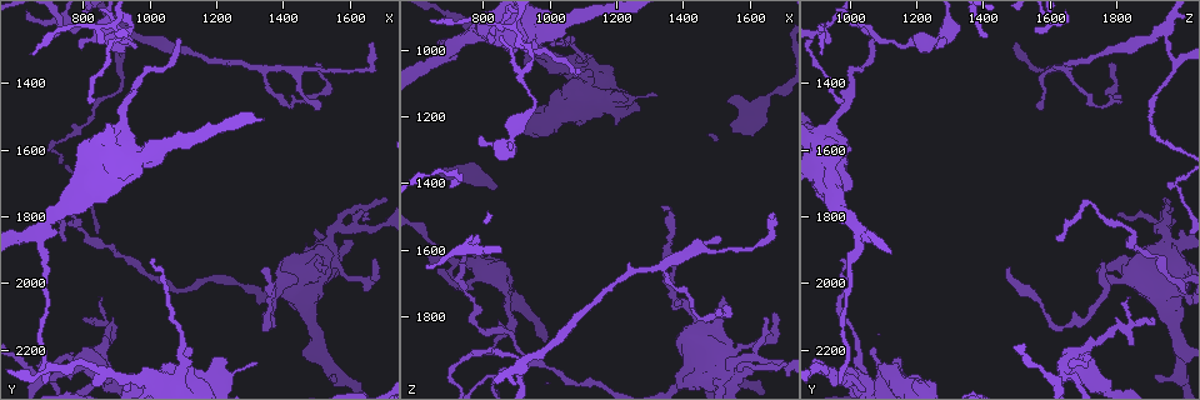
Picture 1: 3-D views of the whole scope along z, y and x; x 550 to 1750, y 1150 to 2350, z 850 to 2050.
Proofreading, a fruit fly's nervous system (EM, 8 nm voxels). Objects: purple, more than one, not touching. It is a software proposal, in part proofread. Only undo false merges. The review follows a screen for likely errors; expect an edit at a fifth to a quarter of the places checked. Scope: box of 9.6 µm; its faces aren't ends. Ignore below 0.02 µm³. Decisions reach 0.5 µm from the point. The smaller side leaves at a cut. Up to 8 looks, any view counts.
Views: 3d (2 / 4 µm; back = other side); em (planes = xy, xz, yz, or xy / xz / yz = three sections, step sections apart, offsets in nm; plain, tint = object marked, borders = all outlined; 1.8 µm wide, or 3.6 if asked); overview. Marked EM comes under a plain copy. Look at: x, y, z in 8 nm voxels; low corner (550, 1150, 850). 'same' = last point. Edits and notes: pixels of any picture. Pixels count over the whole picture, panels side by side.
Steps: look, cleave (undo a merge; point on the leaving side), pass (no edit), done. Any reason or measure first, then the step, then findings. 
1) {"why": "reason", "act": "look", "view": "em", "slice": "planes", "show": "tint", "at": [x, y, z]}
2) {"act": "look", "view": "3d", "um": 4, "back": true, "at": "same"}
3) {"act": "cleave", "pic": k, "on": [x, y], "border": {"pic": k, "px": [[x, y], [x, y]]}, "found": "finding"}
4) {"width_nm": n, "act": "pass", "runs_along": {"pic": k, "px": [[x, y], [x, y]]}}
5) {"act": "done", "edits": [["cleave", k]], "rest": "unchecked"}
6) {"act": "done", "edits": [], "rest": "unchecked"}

{"why": "sharp bend", "act": "look", "view": "em", "um": 3.6, "slice": "yz", "step": 8, "show": "borders", "at": [900, 1330, 1980]}

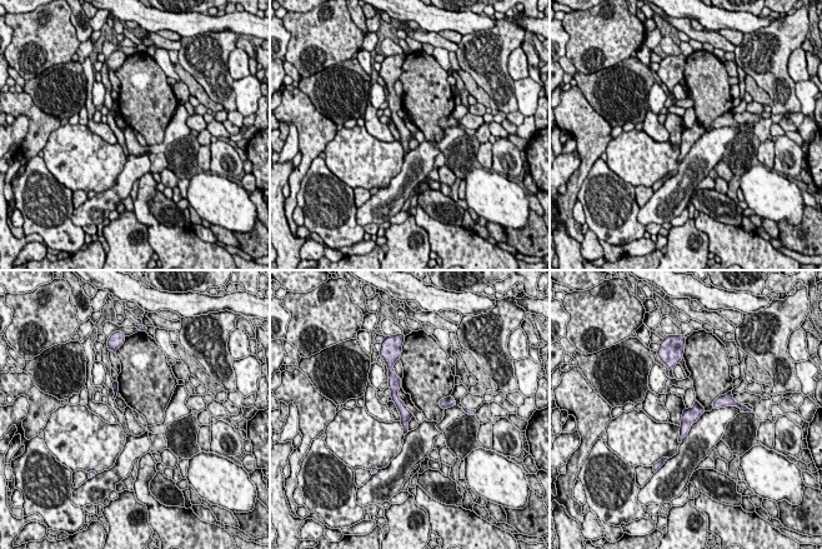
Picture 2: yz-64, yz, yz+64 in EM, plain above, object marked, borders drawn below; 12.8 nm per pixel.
{"width_nm": 30, "act": "pass", "runs_along": {"pic": 2, "px": [[391, 380], [405, 424]]}, "found": "one neuron here"}

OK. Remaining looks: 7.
{"why": "thick turns thin", "act": "look", "view": "em", "slice": "planes", "show": "tint", "at": [950, 1280, 1180]}

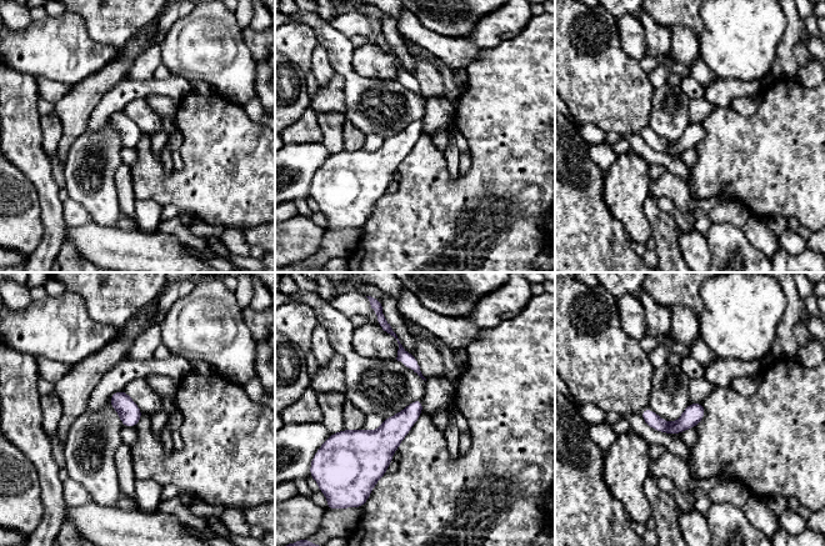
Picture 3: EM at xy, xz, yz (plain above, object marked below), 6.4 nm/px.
{"act": "pass", "runs_along": {"pic": 3, "px": [[701, 410], [678, 426], [644, 414]]}, "found": "continuous, no second neuron"}

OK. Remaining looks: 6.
{"why": "looks like a crossing", "act": "look", "view": "em", "um": 3.6, "slice": "xy", "step": 4, "show": "tint", "at": [850, 2250, 1690]}

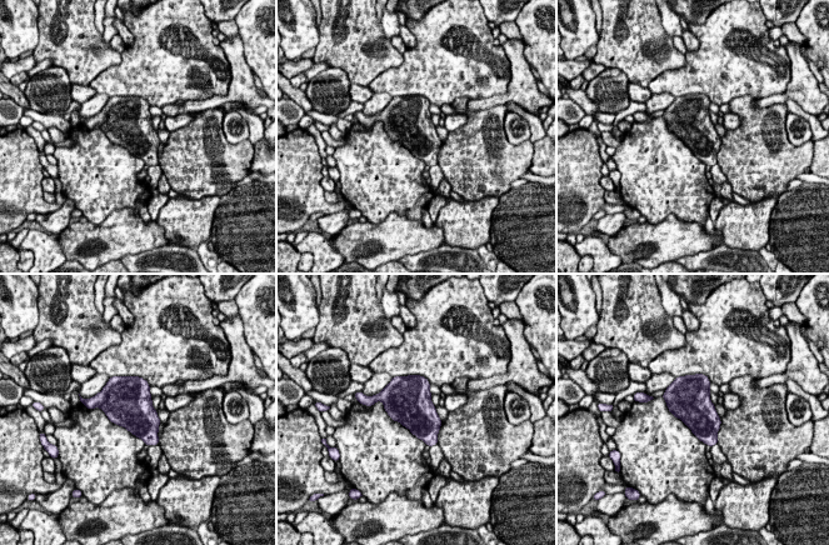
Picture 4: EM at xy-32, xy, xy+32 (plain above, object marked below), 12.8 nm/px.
{"act": "look", "view": "em", "um": 3.6, "slice": "planes", "show": "borders", "at": "same"}

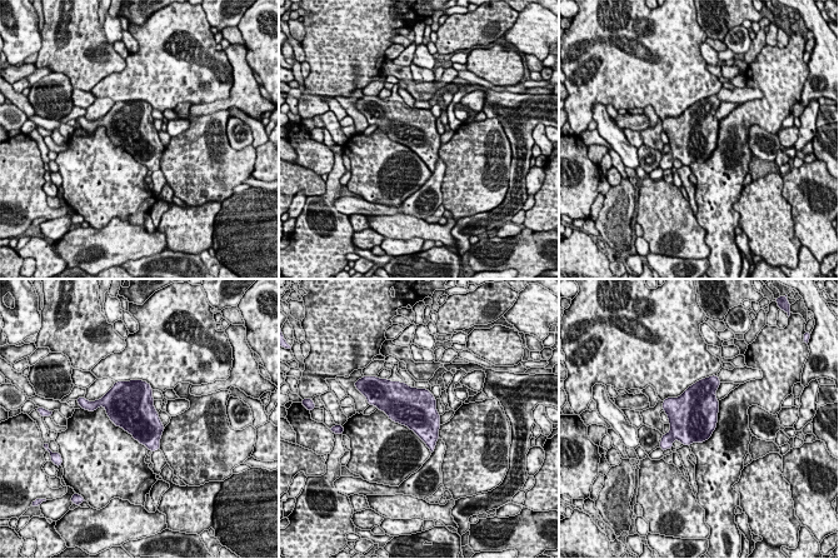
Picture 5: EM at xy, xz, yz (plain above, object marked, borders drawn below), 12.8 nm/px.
{"width_nm": 500, "act": "pass", "found": "continuous, no second neuron"}

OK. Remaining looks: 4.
{"why": "abrupt turn", "act": "look", "view": "em", "slice": "yz", "step": 4, "show": "tint", "at": [1360, 2130, 1640]}

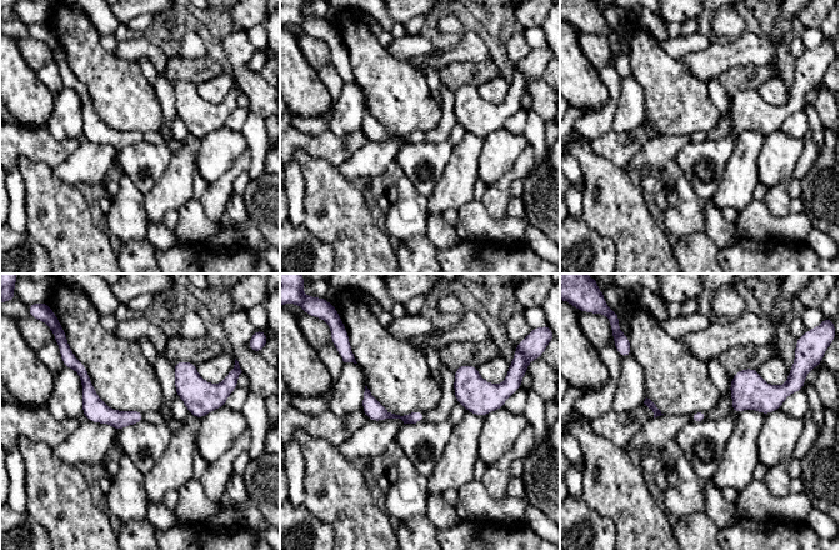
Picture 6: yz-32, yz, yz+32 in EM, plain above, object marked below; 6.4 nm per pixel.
{"act": "look", "view": "em", "slice": "xz", "step": 8, "show": "tint", "at": "same"}

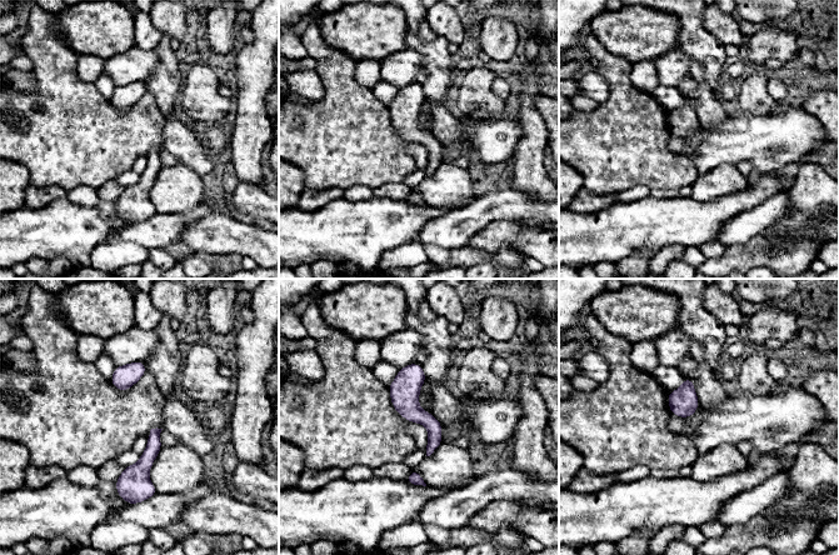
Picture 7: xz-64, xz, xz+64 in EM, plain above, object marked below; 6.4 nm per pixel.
{"act": "pass", "runs_along": {"pic": 7, "px": [[413, 366], [411, 406], [433, 428], [429, 450]]}, "found": "continuous, no second neuron"}

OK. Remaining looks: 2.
{"act": "done", "edits": [], "rest": "unchecked"}

